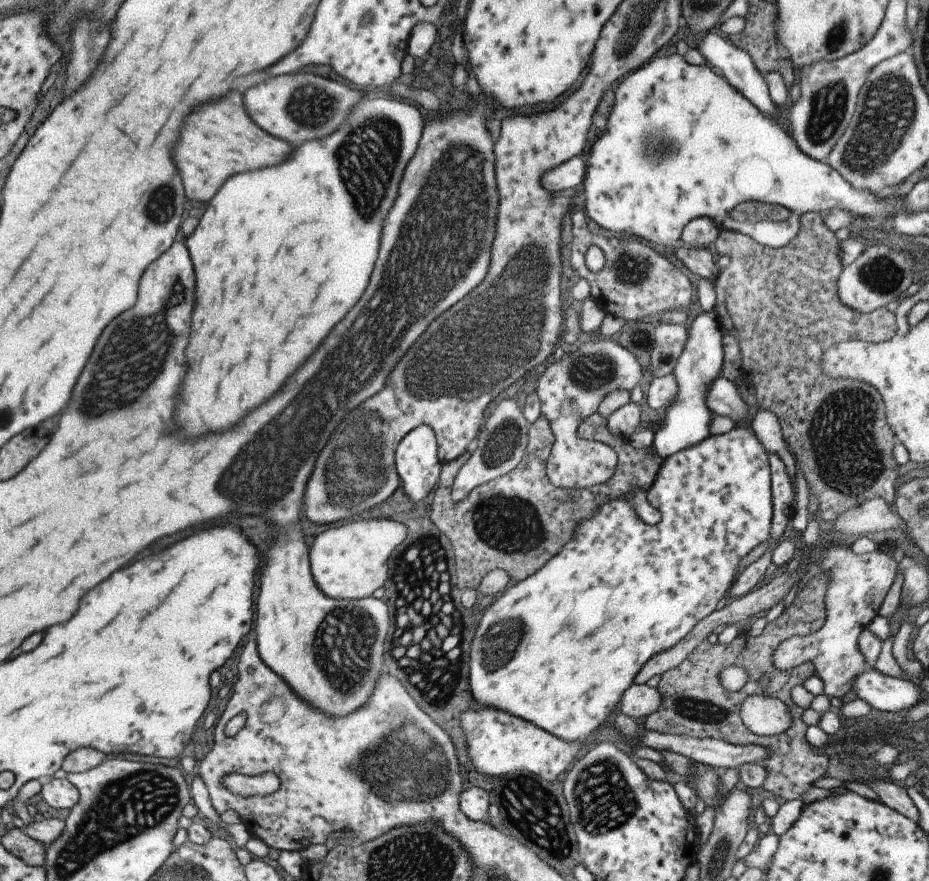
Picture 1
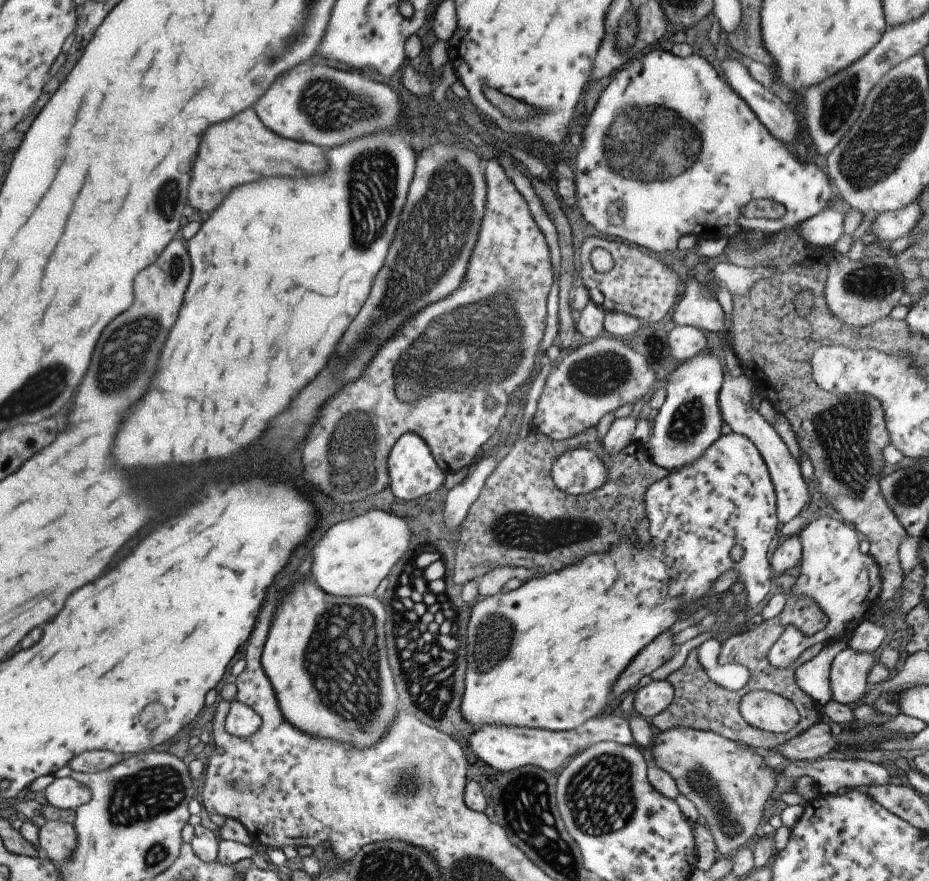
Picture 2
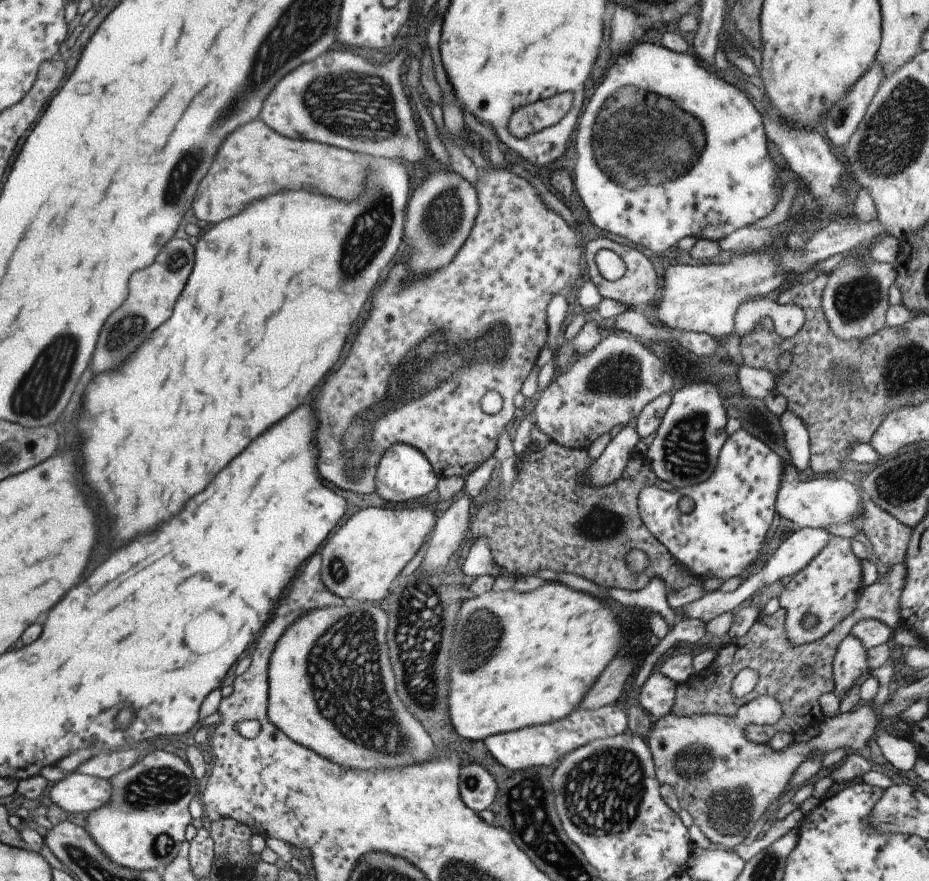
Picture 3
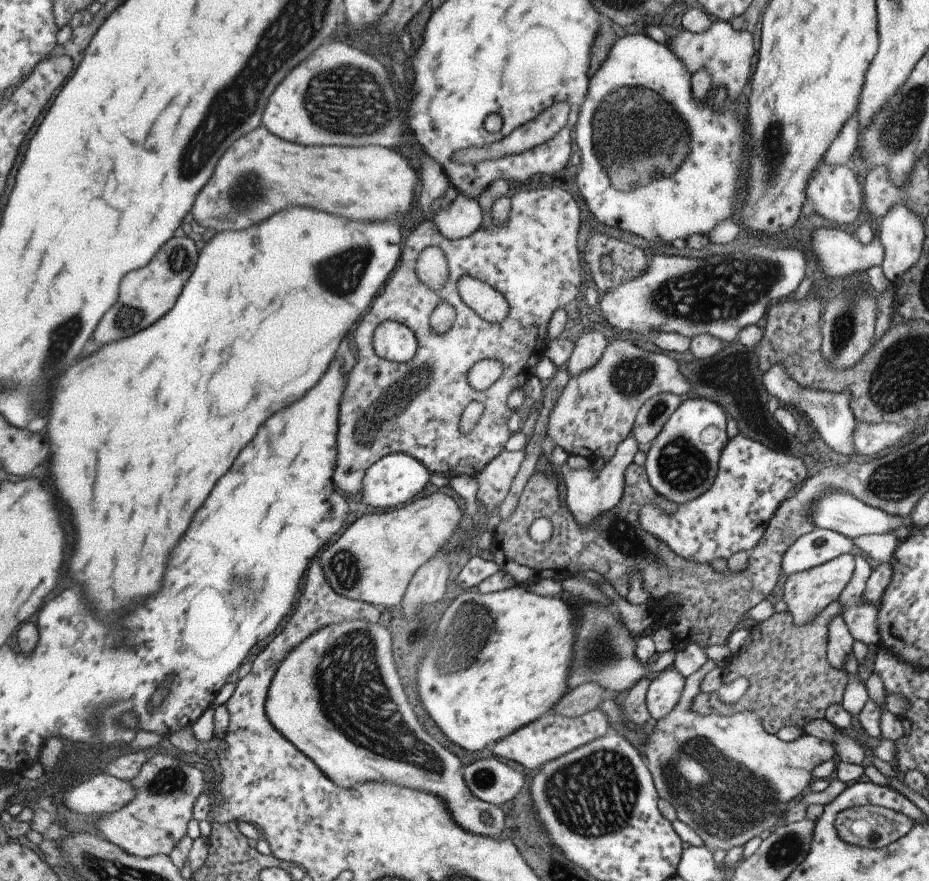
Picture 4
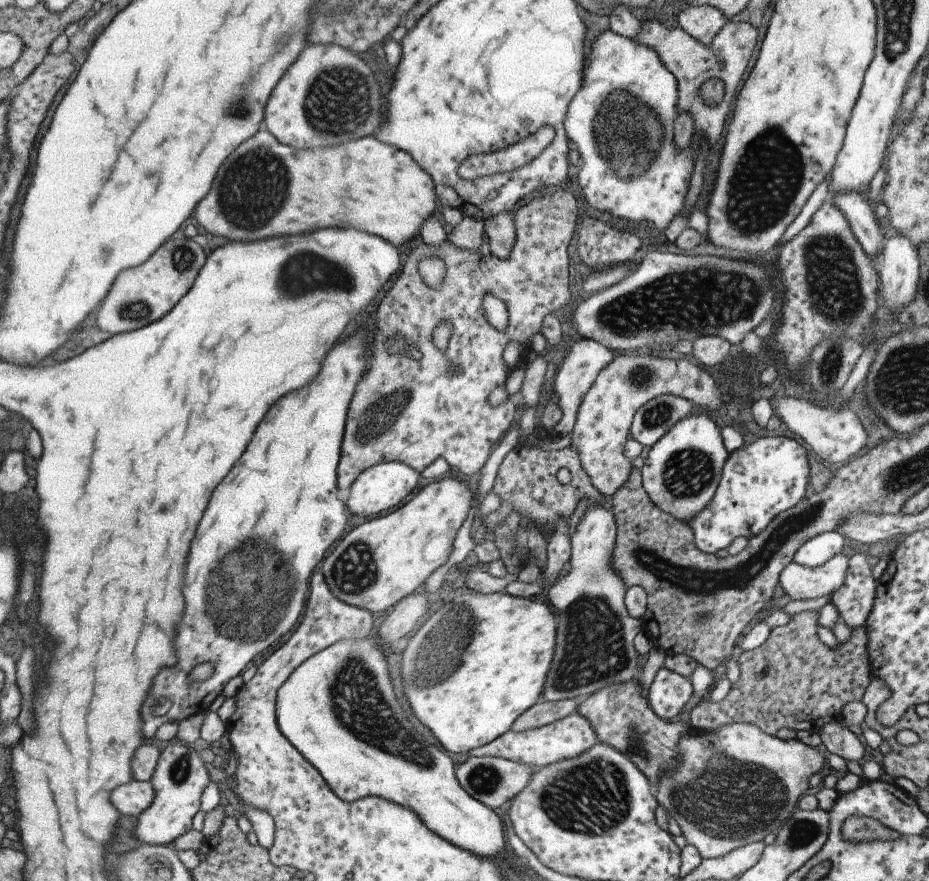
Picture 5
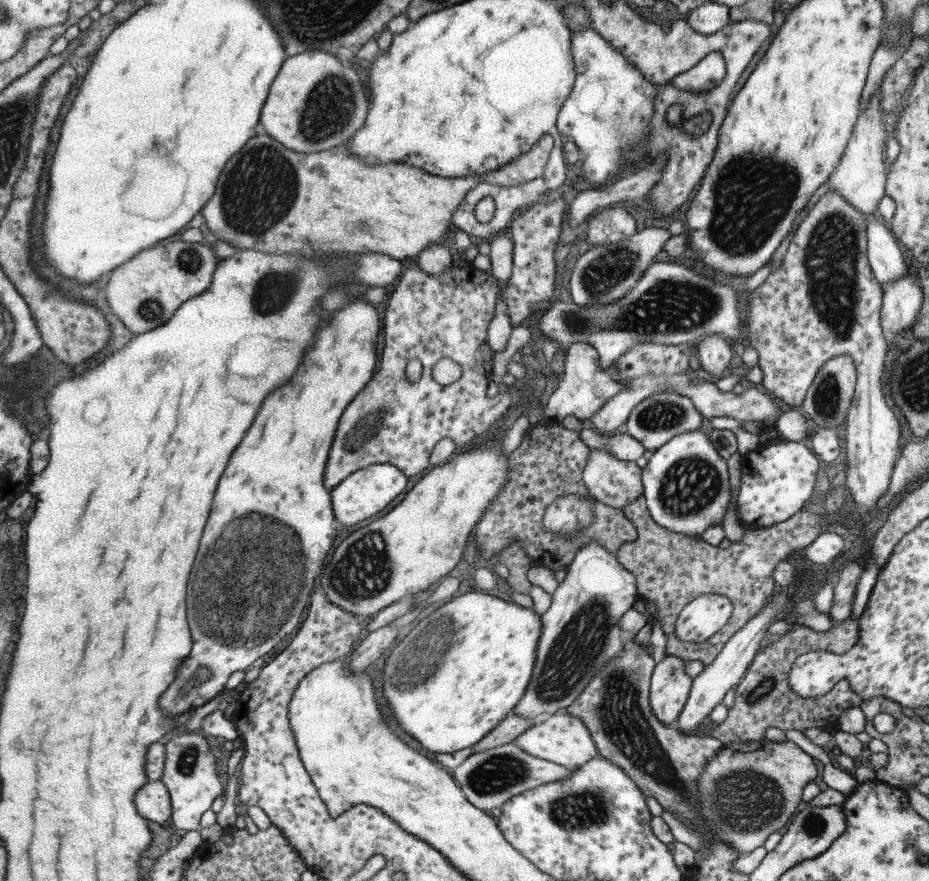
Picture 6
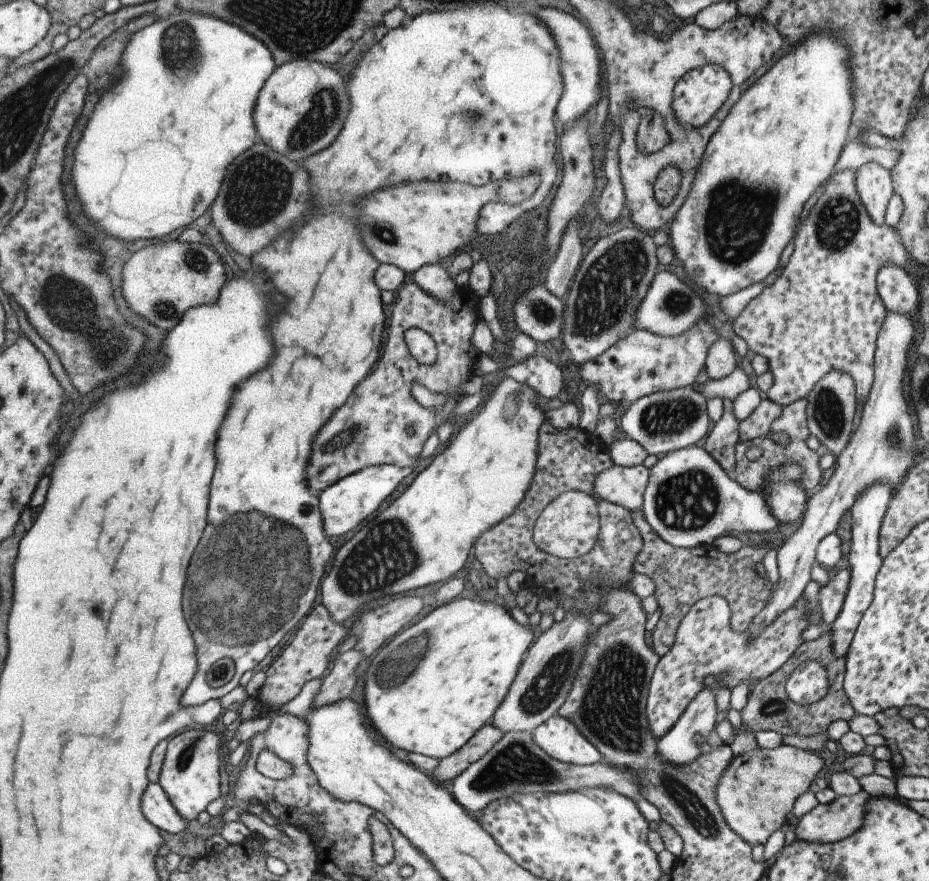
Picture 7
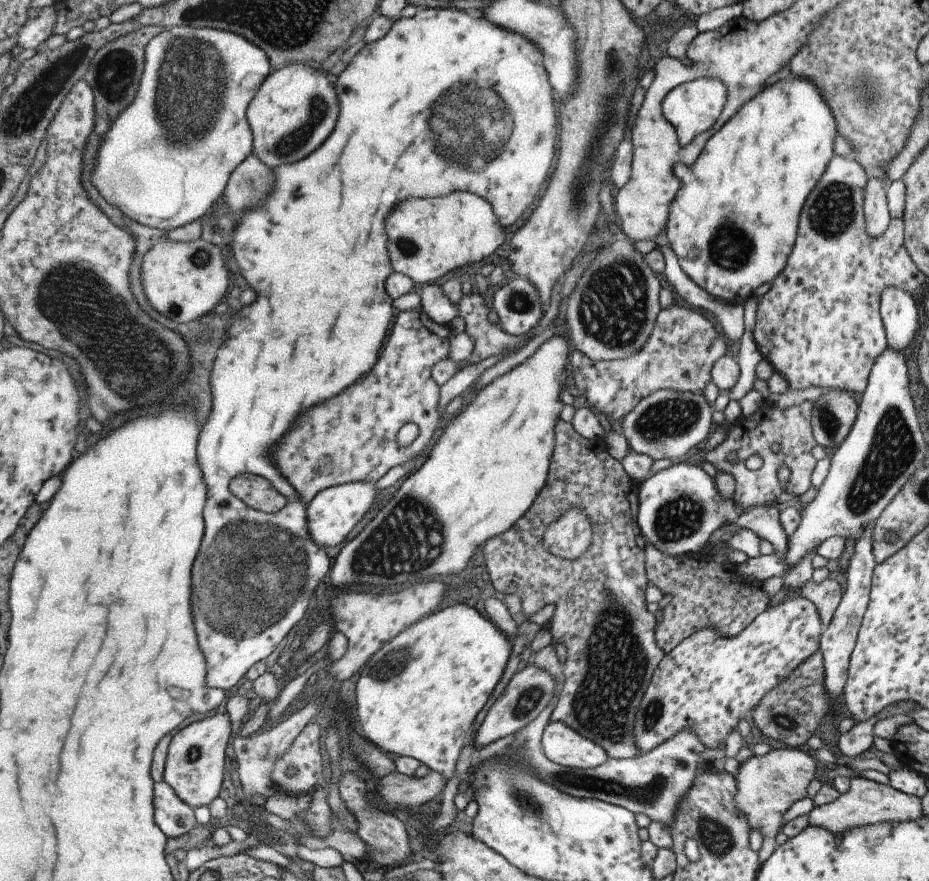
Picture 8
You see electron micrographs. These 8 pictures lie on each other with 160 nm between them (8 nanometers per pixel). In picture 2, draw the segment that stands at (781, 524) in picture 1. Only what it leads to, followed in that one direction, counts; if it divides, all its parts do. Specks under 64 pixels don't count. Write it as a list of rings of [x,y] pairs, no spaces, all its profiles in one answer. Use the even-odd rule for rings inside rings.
[[[744,374],[730,377],[722,382],[718,394],[718,409],[722,422],[730,428],[731,432],[746,436],[762,456],[775,491],[776,519],[786,523],[795,518],[803,506],[807,504],[807,485],[803,481],[804,478],[800,473],[798,462],[791,456],[775,430],[757,411],[751,409],[753,394],[755,394],[754,384]]]

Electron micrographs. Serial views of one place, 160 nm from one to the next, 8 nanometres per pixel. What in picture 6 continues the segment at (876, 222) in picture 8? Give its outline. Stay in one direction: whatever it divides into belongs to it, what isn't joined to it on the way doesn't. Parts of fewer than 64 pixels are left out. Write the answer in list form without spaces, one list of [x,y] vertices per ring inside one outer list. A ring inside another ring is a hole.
[[[879,92],[869,100],[866,109],[858,112],[851,136],[837,166],[828,178],[828,190],[839,193],[853,208],[867,216],[880,216],[879,204],[885,198],[886,169],[884,152],[886,140],[885,129],[881,122]]]

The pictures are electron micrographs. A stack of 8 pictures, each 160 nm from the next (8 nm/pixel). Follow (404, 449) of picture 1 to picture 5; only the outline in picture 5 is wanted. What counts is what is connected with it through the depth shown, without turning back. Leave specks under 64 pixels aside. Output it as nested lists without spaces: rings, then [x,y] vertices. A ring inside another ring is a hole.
[[[381,461],[357,475],[348,488],[349,495],[344,505],[349,515],[377,516],[377,514],[383,514],[391,510],[393,506],[399,506],[403,498],[411,494],[411,490],[417,484],[417,478],[419,478],[419,473],[406,464],[397,461]]]

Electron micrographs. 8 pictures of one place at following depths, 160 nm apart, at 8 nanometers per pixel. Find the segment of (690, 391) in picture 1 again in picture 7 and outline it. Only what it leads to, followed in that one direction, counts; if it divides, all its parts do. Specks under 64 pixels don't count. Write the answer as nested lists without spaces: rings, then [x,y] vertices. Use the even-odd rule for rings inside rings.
[[[694,445],[669,451],[665,456],[658,458],[648,470],[647,484],[639,510],[645,522],[663,542],[685,549],[699,545],[709,547],[715,538],[728,532],[777,531],[779,524],[761,494],[745,490],[734,481],[732,475],[725,474],[707,452]]]

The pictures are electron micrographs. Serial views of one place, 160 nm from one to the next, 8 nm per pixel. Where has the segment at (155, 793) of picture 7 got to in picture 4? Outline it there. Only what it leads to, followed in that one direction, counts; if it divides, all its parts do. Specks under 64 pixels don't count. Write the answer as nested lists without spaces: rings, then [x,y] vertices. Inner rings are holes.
[[[105,774],[81,782],[65,794],[65,804],[81,814],[107,814],[117,812],[137,796],[131,781]]]

